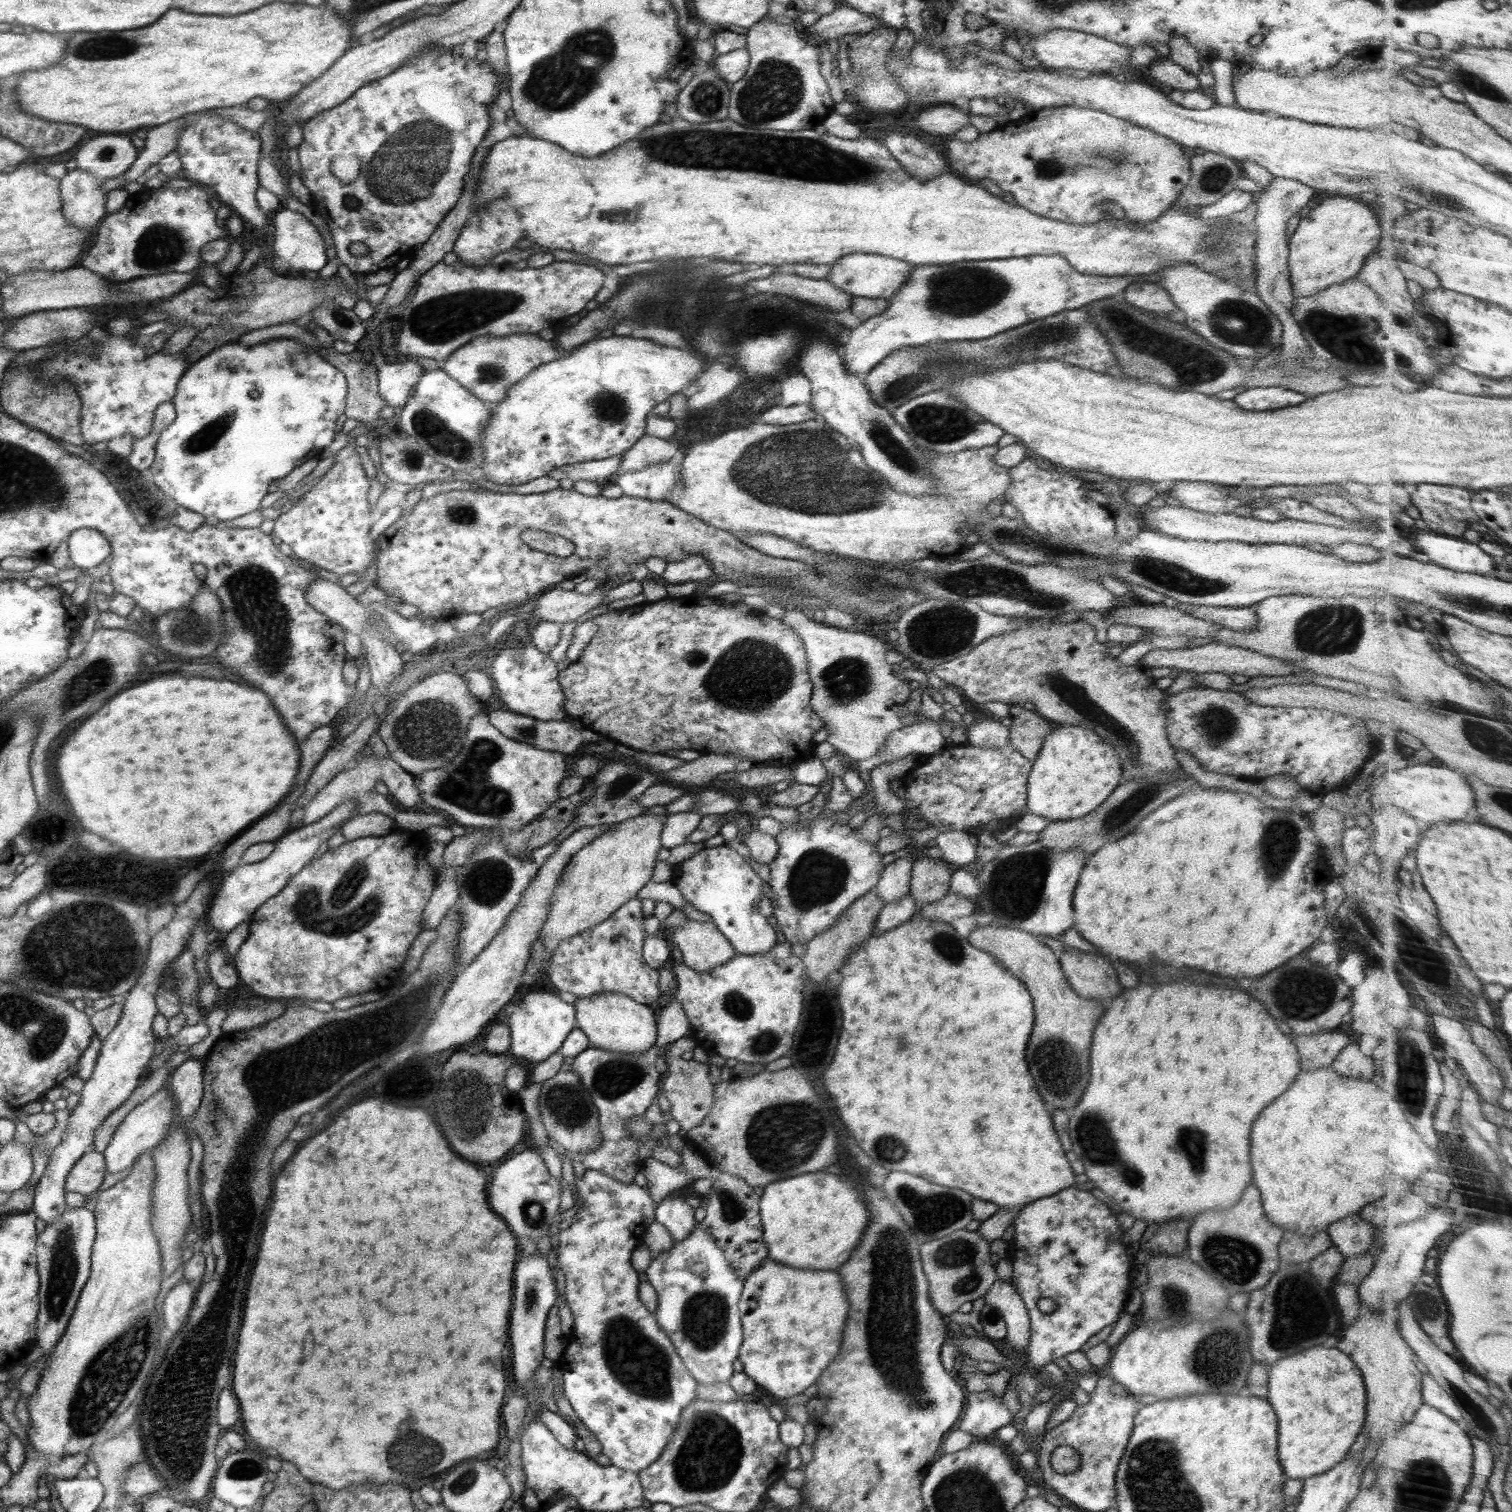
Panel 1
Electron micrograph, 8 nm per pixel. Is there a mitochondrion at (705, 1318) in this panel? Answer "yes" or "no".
yes

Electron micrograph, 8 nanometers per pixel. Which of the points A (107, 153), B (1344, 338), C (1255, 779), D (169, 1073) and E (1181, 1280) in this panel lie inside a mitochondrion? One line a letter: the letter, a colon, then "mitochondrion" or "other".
A: other
B: mitochondrion
C: other
D: other
E: other

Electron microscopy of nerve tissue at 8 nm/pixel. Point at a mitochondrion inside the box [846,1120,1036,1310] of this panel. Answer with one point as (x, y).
(964, 1259)

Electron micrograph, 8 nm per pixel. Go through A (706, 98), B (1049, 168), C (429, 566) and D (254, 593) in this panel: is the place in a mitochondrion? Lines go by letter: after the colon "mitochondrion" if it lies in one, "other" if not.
A: mitochondrion
B: mitochondrion
C: other
D: mitochondrion

